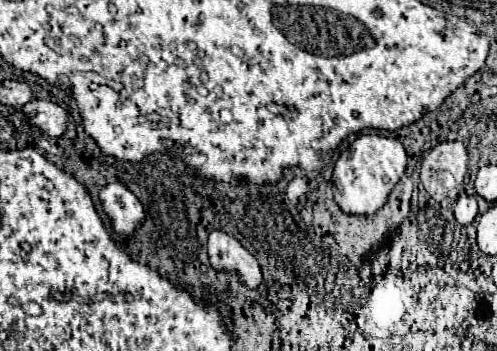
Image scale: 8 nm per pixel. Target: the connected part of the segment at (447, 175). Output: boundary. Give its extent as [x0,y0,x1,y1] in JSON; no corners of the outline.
[421,141,467,201]

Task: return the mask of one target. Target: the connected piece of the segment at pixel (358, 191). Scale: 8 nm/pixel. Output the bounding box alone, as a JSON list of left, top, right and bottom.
[333,133,407,217]

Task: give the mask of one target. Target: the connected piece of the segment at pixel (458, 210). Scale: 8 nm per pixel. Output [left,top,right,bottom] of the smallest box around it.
[455,195,477,225]

